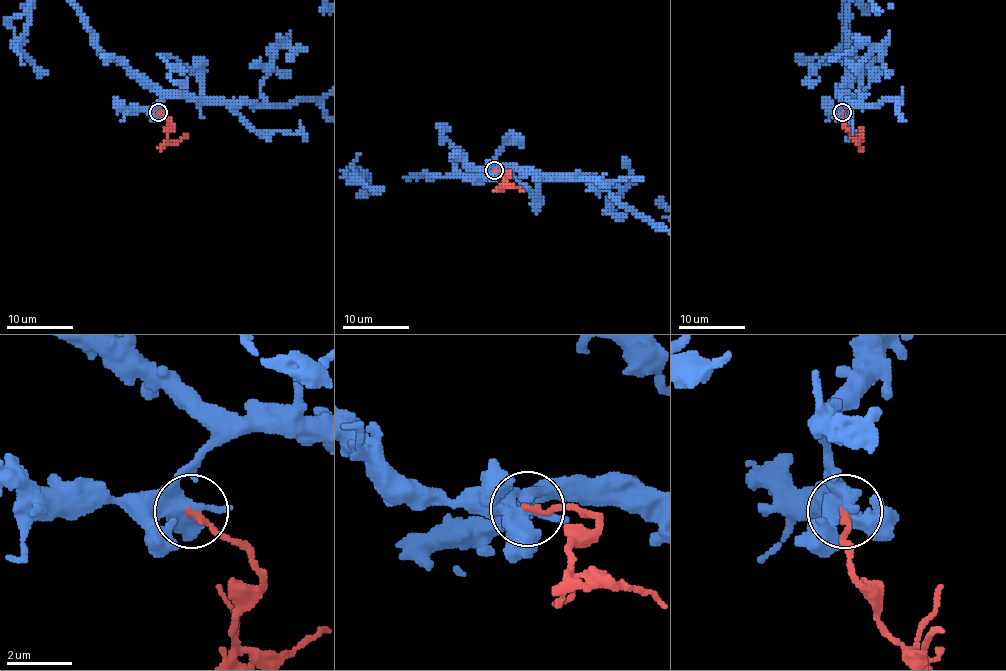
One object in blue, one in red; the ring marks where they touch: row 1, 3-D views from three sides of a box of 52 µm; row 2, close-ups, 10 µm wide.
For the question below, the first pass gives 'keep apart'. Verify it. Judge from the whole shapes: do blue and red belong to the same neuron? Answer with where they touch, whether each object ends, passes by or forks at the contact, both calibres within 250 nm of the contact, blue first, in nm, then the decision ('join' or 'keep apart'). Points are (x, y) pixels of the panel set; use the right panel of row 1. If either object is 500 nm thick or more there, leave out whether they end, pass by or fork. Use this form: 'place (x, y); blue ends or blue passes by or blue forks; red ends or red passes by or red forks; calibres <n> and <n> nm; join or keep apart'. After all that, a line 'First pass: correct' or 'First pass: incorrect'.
place (842, 112); blue forks; red ends; calibres 400 and 180 nm; join
First pass: incorrect

